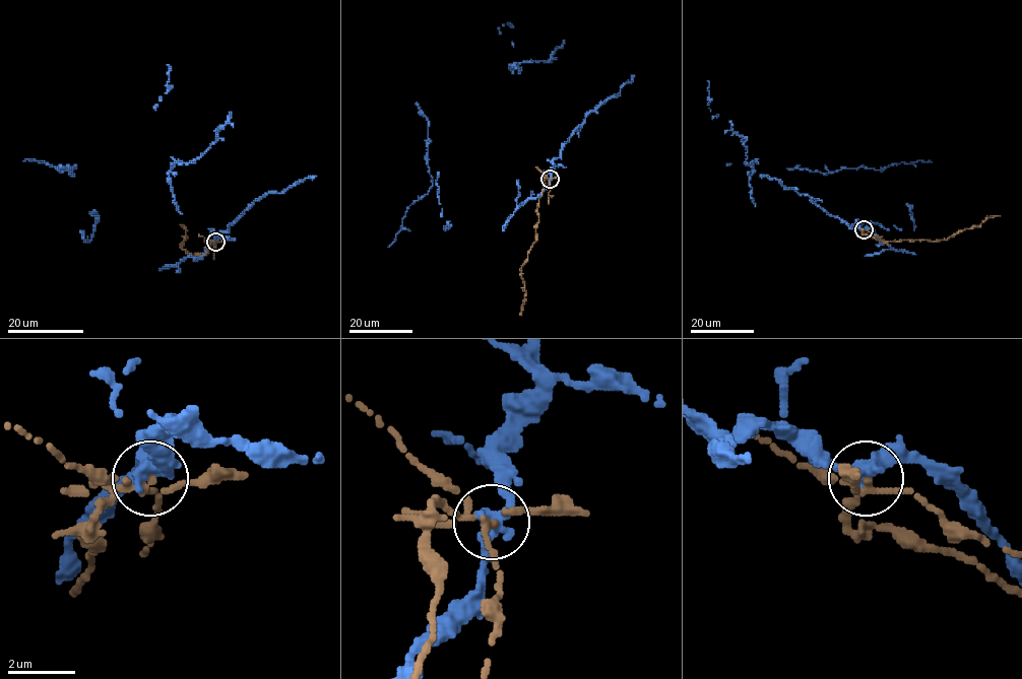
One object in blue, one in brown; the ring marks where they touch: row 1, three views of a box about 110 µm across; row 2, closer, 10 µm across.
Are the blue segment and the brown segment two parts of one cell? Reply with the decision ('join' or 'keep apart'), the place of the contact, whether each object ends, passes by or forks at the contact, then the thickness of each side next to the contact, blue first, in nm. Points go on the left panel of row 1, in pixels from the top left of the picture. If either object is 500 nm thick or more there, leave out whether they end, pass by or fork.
keep apart; at (215, 242); blue passes by; brown forks there; 360 nm thick on the blue side, 190 nm on the other

